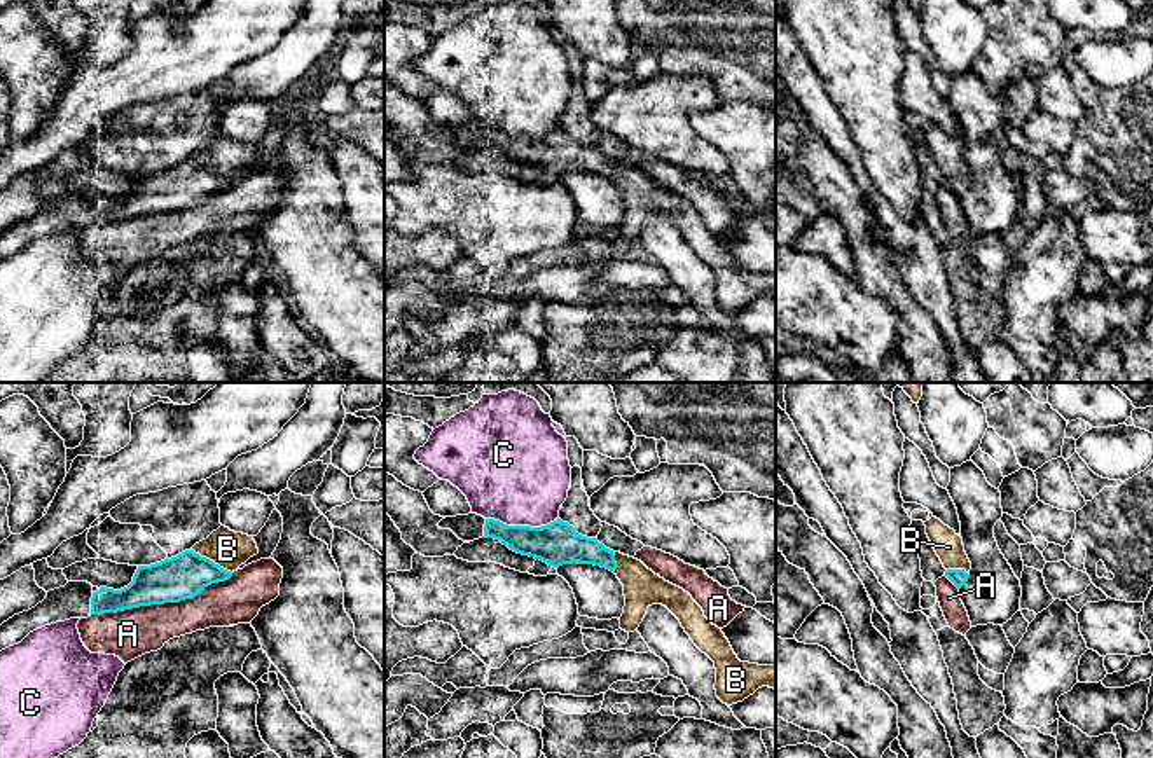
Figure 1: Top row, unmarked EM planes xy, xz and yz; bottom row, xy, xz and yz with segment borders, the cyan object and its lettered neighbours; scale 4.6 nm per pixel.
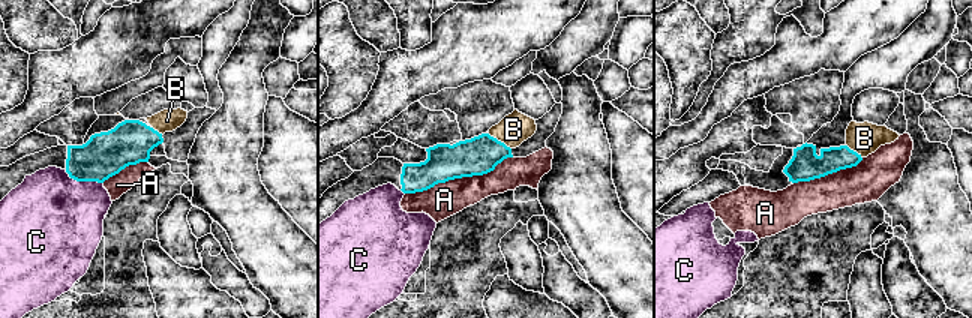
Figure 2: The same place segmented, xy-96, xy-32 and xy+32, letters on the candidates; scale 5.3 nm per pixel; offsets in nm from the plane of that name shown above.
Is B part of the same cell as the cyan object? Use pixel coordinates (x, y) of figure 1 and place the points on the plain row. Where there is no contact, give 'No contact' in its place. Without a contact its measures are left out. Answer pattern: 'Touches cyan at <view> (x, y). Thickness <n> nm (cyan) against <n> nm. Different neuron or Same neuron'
Touches cyan at xy (212, 170). Thickness 200 nm (cyan) against 170 nm. Same neuron

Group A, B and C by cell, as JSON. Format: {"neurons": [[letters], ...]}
{"neurons": [["A"], ["B"], ["C"]]}

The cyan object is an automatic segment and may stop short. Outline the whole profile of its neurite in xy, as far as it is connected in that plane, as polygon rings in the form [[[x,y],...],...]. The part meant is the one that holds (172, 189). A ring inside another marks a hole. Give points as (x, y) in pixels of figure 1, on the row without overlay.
[[[220,134],[176,166],[138,175],[133,190],[121,199],[100,196],[94,201],[87,190],[68,190],[65,196],[49,199],[35,217],[0,234],[0,260],[56,231],[192,208],[204,196],[229,189],[257,162],[253,145]]]

